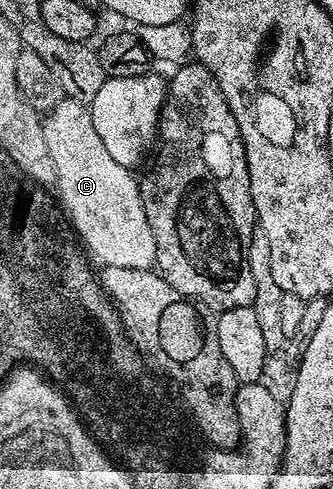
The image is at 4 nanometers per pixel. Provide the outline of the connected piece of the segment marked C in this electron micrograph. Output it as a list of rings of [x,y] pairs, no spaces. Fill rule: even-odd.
[[[62,98],[44,117],[43,138],[47,142],[51,176],[57,179],[55,196],[59,201],[60,211],[69,215],[69,220],[77,231],[76,239],[83,245],[84,251],[94,261],[97,259],[98,265],[106,268],[152,269],[157,259],[155,238],[151,234],[151,226],[147,226],[138,177],[133,177],[134,173],[130,169],[119,166],[119,162],[115,162],[111,154],[107,154],[107,146],[103,146],[103,138],[99,138],[95,131],[88,107],[80,100]]]

